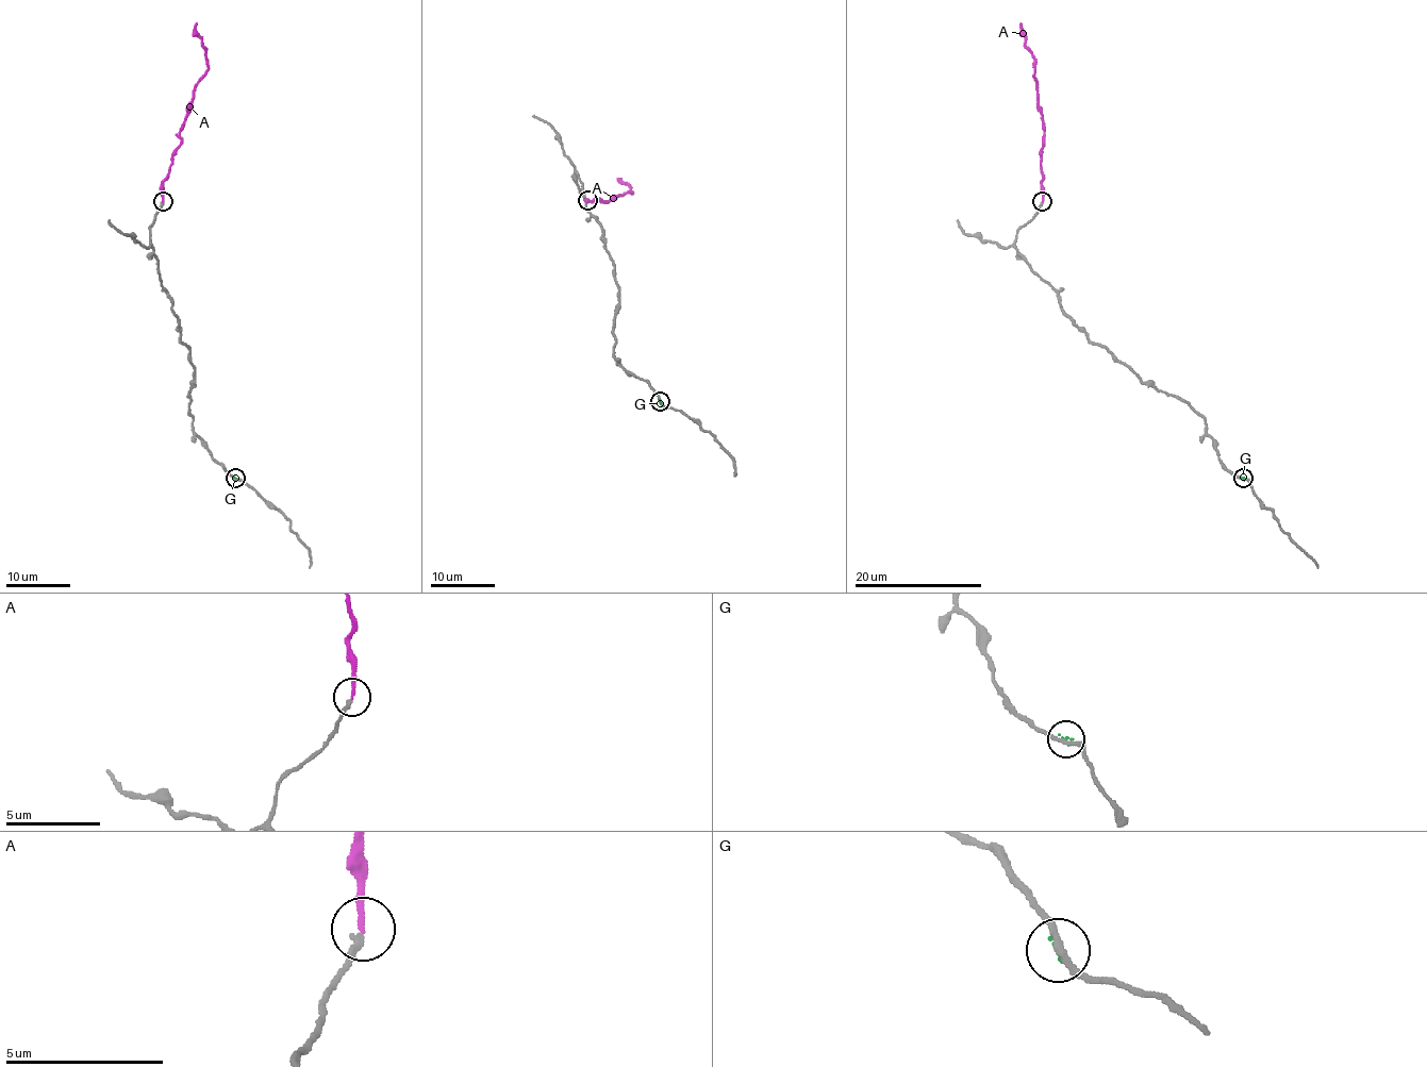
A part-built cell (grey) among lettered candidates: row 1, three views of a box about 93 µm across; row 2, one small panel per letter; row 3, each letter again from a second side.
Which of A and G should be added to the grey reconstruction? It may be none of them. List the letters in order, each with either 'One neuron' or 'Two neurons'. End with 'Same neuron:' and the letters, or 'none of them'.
A: One neuron
G: Two neurons
Same neuron: A

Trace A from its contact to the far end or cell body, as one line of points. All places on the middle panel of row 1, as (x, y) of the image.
A: (587, 201), (604, 202), (614, 196), (632, 193), (620, 179)

